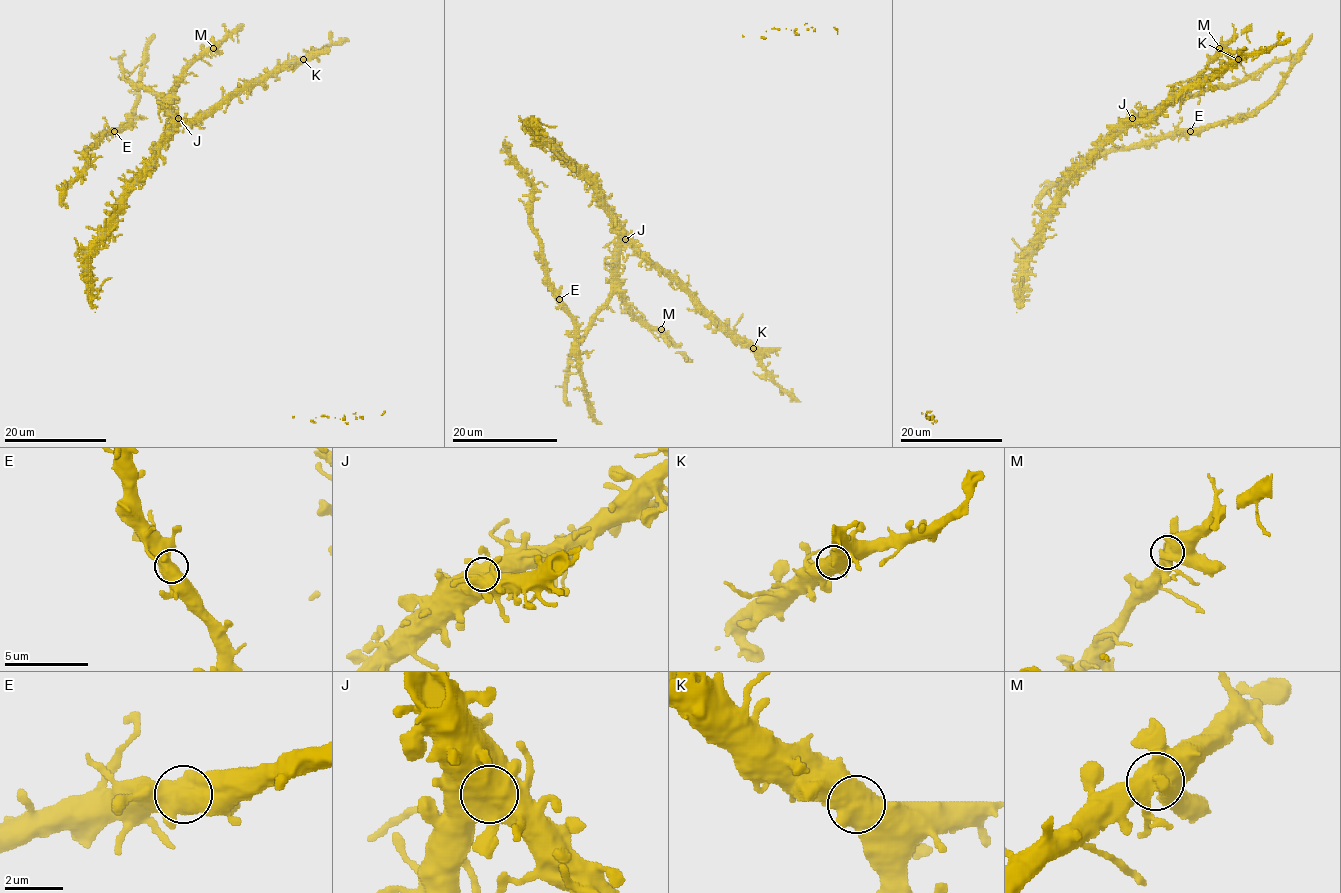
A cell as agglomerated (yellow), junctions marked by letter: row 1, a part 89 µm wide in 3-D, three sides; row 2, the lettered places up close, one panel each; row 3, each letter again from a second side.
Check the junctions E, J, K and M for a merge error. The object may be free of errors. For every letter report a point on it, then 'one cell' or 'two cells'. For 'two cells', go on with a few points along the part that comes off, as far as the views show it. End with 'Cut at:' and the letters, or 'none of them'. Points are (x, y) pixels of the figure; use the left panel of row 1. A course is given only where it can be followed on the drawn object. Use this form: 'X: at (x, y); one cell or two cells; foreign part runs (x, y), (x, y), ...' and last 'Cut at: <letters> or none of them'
E: at (114, 131); one cell
J: at (178, 118); one cell
K: at (303, 59); one cell
M: at (213, 48); one cell
Cut at: none of them

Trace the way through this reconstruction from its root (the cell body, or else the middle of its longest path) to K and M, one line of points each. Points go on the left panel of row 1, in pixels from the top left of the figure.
K: (170, 128), (196, 123), (246, 89), (303, 59)
M: (170, 128), (170, 90), (192, 64), (213, 48)

